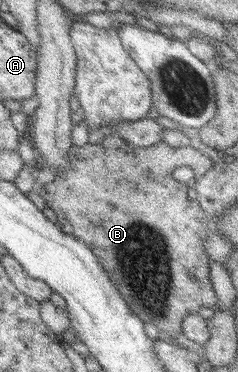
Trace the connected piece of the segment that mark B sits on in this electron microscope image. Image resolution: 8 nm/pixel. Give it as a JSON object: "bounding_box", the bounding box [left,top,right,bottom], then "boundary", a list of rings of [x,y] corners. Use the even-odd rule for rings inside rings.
{"bounding_box":[38,133,218,342],"boundary":[[[109,133],[99,144],[87,143],[83,146],[72,146],[68,152],[68,164],[63,170],[56,173],[56,177],[52,182],[46,183],[38,188],[41,198],[47,202],[47,207],[50,207],[57,214],[56,225],[61,227],[65,234],[73,235],[75,238],[84,242],[99,259],[101,266],[109,275],[109,278],[116,284],[117,290],[126,300],[129,308],[145,322],[152,322],[157,326],[158,332],[165,332],[171,336],[172,342],[176,340],[179,333],[182,332],[182,322],[188,314],[198,313],[200,308],[212,308],[217,310],[218,300],[215,294],[212,282],[210,279],[210,260],[204,251],[204,240],[209,234],[208,220],[205,218],[203,209],[199,207],[196,201],[192,201],[187,196],[189,187],[176,178],[172,177],[172,172],[179,166],[203,166],[206,169],[211,168],[216,161],[214,157],[199,156],[198,158],[187,158],[187,156],[169,156],[169,146],[161,141],[157,144],[148,147],[134,147],[128,142],[125,142],[119,135]]]}

